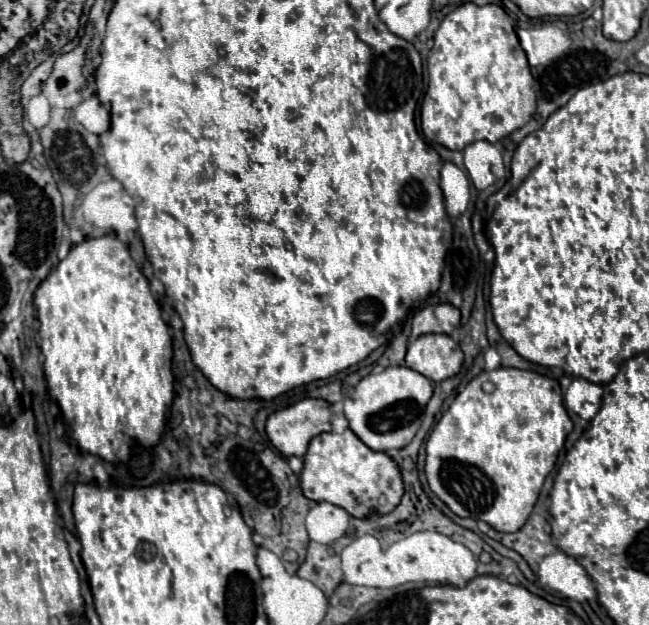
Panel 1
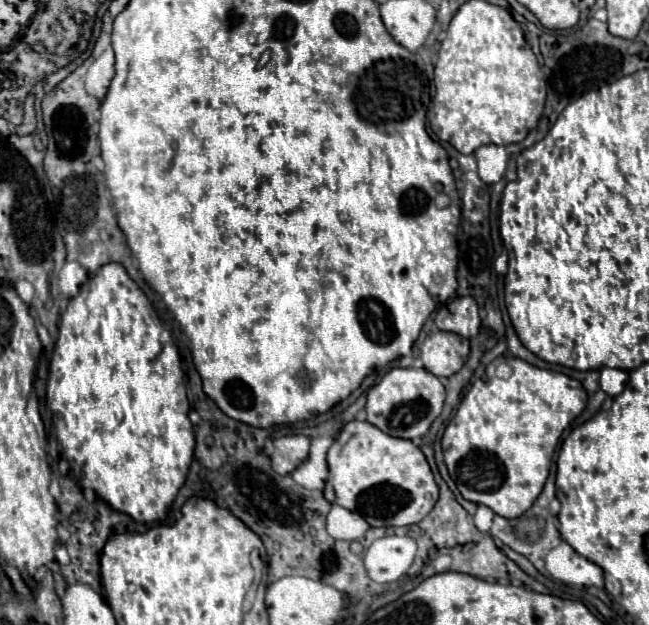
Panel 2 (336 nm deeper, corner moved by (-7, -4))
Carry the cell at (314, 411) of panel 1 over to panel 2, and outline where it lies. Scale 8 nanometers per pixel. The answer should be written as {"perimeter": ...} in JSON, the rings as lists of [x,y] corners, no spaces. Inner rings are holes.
{"perimeter":[[[287,435],[273,441],[275,449],[271,455],[271,465],[281,475],[293,473],[309,455],[311,439],[305,435]]]}

